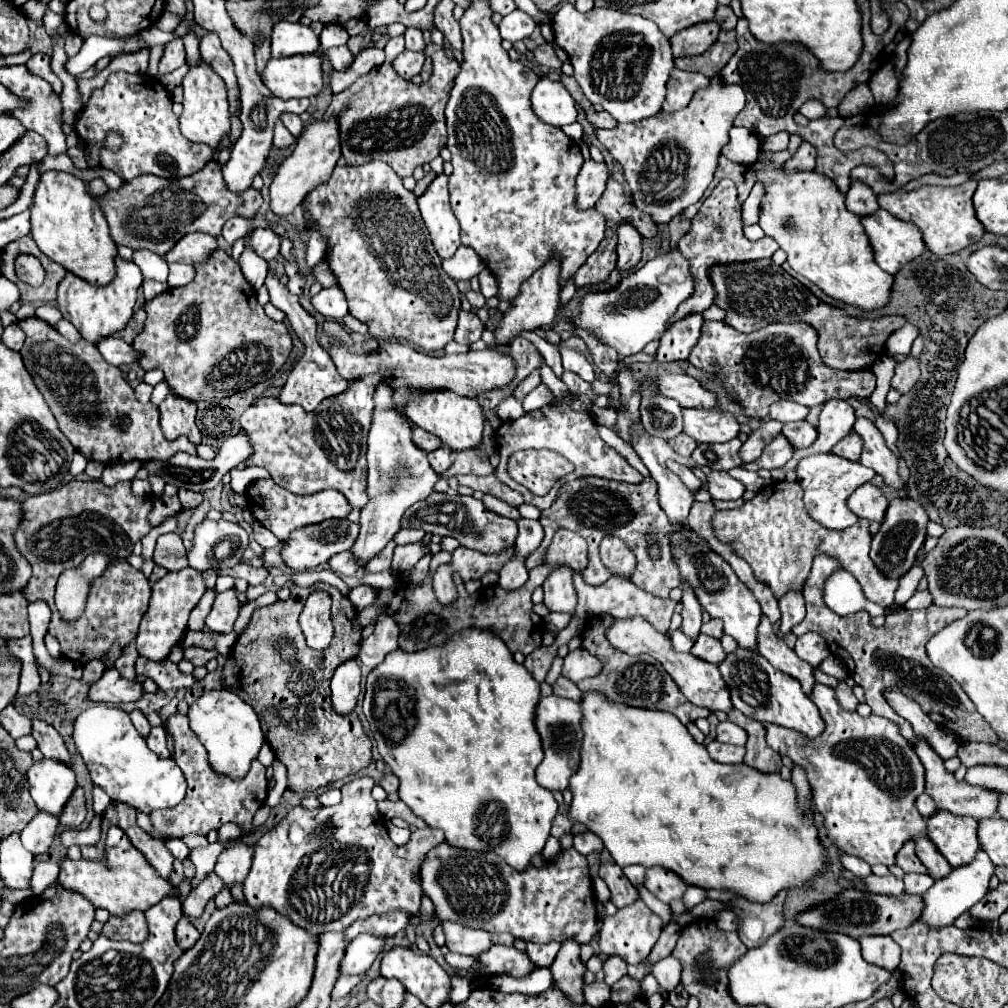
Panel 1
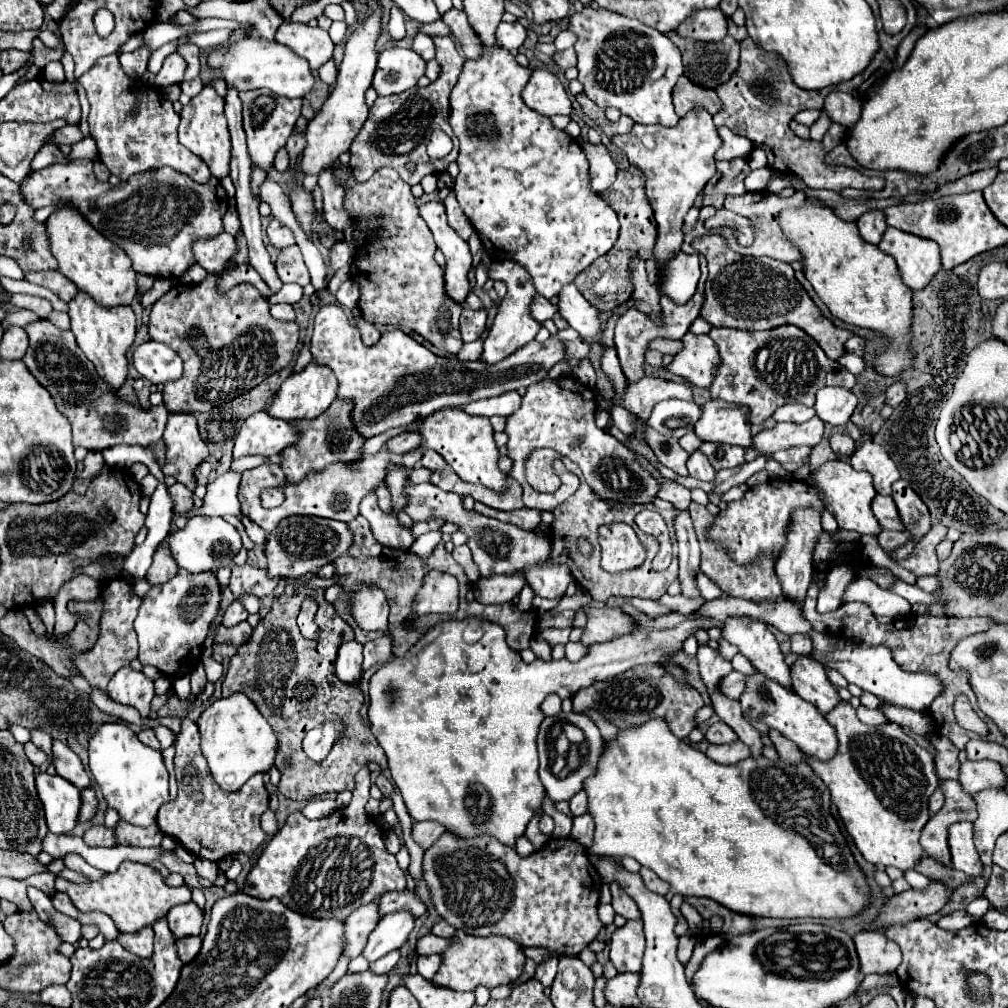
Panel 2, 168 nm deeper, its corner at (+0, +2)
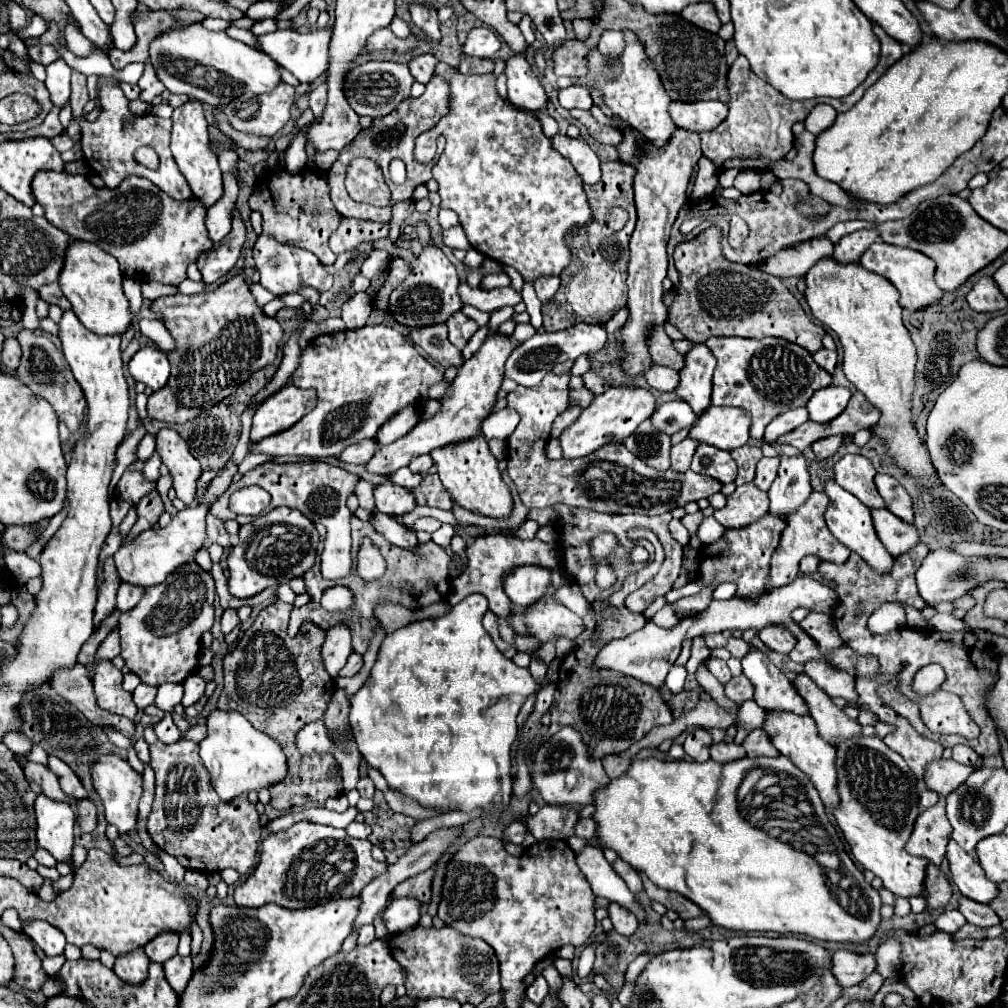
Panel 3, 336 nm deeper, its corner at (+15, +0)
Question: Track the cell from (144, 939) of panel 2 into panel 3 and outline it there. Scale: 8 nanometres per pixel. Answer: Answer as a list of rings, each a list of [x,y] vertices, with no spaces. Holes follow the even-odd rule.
[[[136,949],[128,955],[120,955],[114,965],[114,973],[126,981],[128,985],[144,983],[144,977],[148,977],[148,957],[144,949]]]

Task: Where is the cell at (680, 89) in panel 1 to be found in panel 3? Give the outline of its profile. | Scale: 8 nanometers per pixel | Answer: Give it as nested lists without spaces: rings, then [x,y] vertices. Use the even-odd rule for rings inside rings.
[[[698,101],[698,103],[670,103],[670,117],[680,129],[702,133],[716,129],[728,115],[728,107],[720,101]]]

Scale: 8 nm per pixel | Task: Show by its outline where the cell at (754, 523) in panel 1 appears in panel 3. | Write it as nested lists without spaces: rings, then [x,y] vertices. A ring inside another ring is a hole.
[[[746,483],[736,487],[736,491],[728,497],[726,507],[714,511],[714,517],[726,529],[738,529],[760,519],[766,511],[768,511],[768,493],[756,489],[754,483]]]

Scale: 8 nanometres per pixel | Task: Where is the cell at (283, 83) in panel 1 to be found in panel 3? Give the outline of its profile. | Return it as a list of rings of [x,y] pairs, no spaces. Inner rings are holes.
[[[200,21],[186,27],[170,27],[168,31],[160,33],[156,39],[152,39],[148,53],[148,61],[156,69],[156,77],[170,93],[184,93],[190,99],[212,107],[226,107],[244,91],[272,91],[280,83],[278,65],[270,59],[270,55],[228,37],[224,31],[208,31]],[[164,65],[170,65],[174,71],[164,71]]]

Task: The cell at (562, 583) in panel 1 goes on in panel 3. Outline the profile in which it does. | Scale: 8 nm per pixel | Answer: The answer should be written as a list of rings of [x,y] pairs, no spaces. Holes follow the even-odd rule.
[[[522,565],[522,567],[508,571],[504,575],[502,587],[512,601],[512,607],[524,609],[524,607],[532,605],[534,601],[538,601],[548,589],[550,573],[552,573],[550,569],[528,567],[528,565]]]

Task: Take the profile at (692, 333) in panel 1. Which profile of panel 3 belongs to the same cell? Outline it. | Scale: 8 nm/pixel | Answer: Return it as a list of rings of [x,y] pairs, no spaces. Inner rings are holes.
[[[694,345],[694,349],[686,355],[686,365],[680,371],[680,385],[676,395],[684,399],[696,417],[704,409],[708,409],[712,395],[712,373],[716,367],[714,355],[706,349],[706,345]]]

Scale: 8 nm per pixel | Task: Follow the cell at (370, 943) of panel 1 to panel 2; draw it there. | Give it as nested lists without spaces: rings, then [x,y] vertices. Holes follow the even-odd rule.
[[[405,911],[385,915],[377,923],[377,927],[371,931],[371,935],[367,939],[367,945],[365,945],[361,955],[369,963],[373,963],[379,957],[387,955],[389,951],[399,949],[407,941],[407,937],[409,937],[409,933],[413,929],[413,923],[415,923],[415,919]]]

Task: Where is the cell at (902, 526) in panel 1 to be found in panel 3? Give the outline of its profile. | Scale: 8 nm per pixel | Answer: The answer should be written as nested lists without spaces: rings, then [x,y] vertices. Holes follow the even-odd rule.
[[[876,475],[874,477],[876,489],[882,495],[882,499],[886,501],[888,511],[892,511],[896,517],[900,517],[906,523],[914,521],[914,513],[912,513],[912,499],[906,493],[906,489],[890,475]]]

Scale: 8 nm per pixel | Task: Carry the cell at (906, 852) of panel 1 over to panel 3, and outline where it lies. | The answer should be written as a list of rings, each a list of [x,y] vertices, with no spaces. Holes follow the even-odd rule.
[[[966,897],[960,899],[960,913],[966,917],[968,923],[974,923],[980,927],[990,927],[990,925],[1002,923],[1000,917],[996,917],[996,913],[988,905],[980,905],[980,903],[966,899]]]

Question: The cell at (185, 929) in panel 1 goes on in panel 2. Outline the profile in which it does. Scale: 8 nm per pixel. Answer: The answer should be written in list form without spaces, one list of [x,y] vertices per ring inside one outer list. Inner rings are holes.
[[[187,937],[187,939],[177,939],[177,953],[183,963],[189,963],[195,959],[195,955],[201,949],[201,937]]]

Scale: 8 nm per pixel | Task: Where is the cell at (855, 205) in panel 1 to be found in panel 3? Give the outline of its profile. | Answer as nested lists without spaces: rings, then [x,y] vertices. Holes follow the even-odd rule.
[[[862,229],[862,231],[854,231],[846,237],[842,237],[842,241],[834,247],[834,255],[832,259],[846,265],[846,263],[856,263],[862,253],[880,239],[878,229]]]

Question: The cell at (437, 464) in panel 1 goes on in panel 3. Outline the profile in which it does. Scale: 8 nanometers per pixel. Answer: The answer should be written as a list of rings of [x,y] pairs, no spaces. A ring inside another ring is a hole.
[[[420,455],[420,457],[416,457],[416,459],[412,459],[410,461],[410,471],[412,473],[420,473],[420,475],[426,475],[428,471],[430,471],[430,467],[434,465],[434,461],[432,461],[432,457],[430,455]]]

